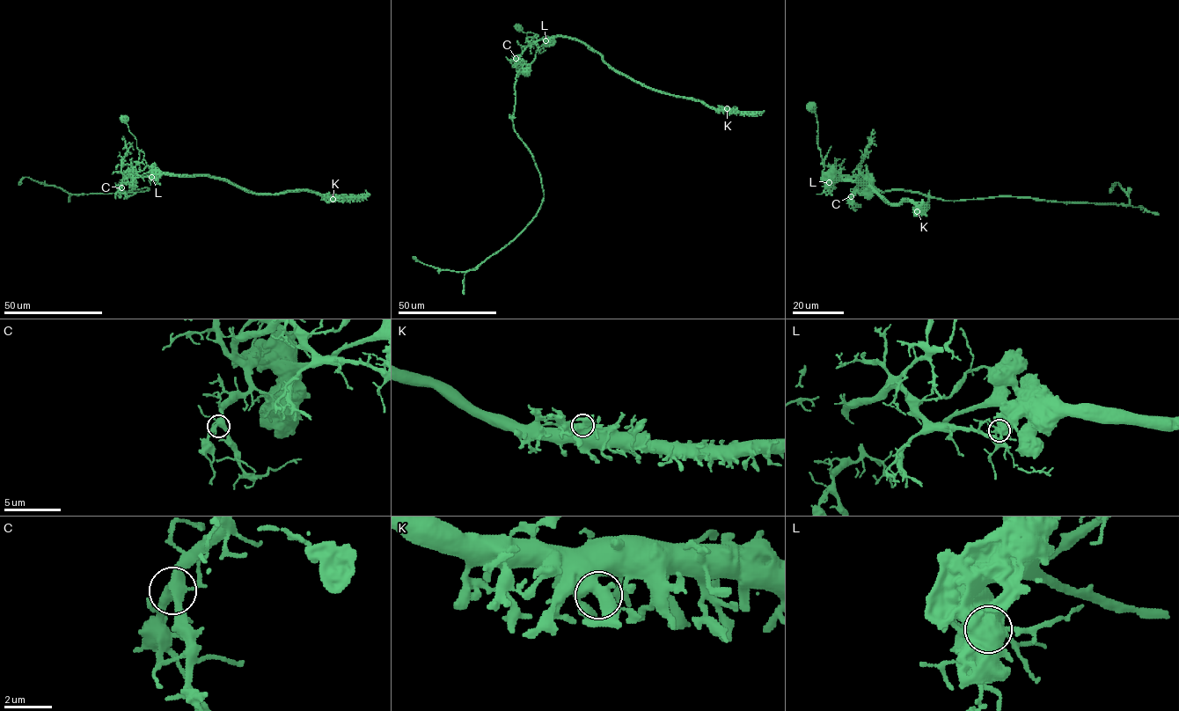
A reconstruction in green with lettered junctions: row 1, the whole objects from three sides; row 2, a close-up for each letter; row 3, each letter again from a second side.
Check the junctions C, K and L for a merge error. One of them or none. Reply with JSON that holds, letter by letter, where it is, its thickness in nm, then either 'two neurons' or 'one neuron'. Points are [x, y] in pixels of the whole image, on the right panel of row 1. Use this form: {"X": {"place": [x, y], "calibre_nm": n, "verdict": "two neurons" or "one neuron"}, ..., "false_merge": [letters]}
{"C": {"place": [851, 196], "calibre_nm": 420, "verdict": "one neuron"}, "K": {"place": [917, 211], "calibre_nm": 480, "verdict": "one neuron"}, "L": {"place": [829, 182], "calibre_nm": 480, "verdict": "two neurons"}, "false_merge": ["L"]}

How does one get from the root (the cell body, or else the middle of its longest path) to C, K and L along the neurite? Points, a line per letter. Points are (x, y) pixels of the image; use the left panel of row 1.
C: (125, 119), (128, 131), (136, 140), (136, 147), (144, 157), (141, 162), (125, 172), (127, 181), (121, 187)
K: (125, 119), (136, 147), (144, 154), (134, 168), (140, 176), (208, 174), (258, 194), (311, 191), (333, 199)
L: (125, 119), (128, 131), (136, 140), (136, 147), (144, 154), (143, 159), (135, 170), (140, 176), (151, 177)

